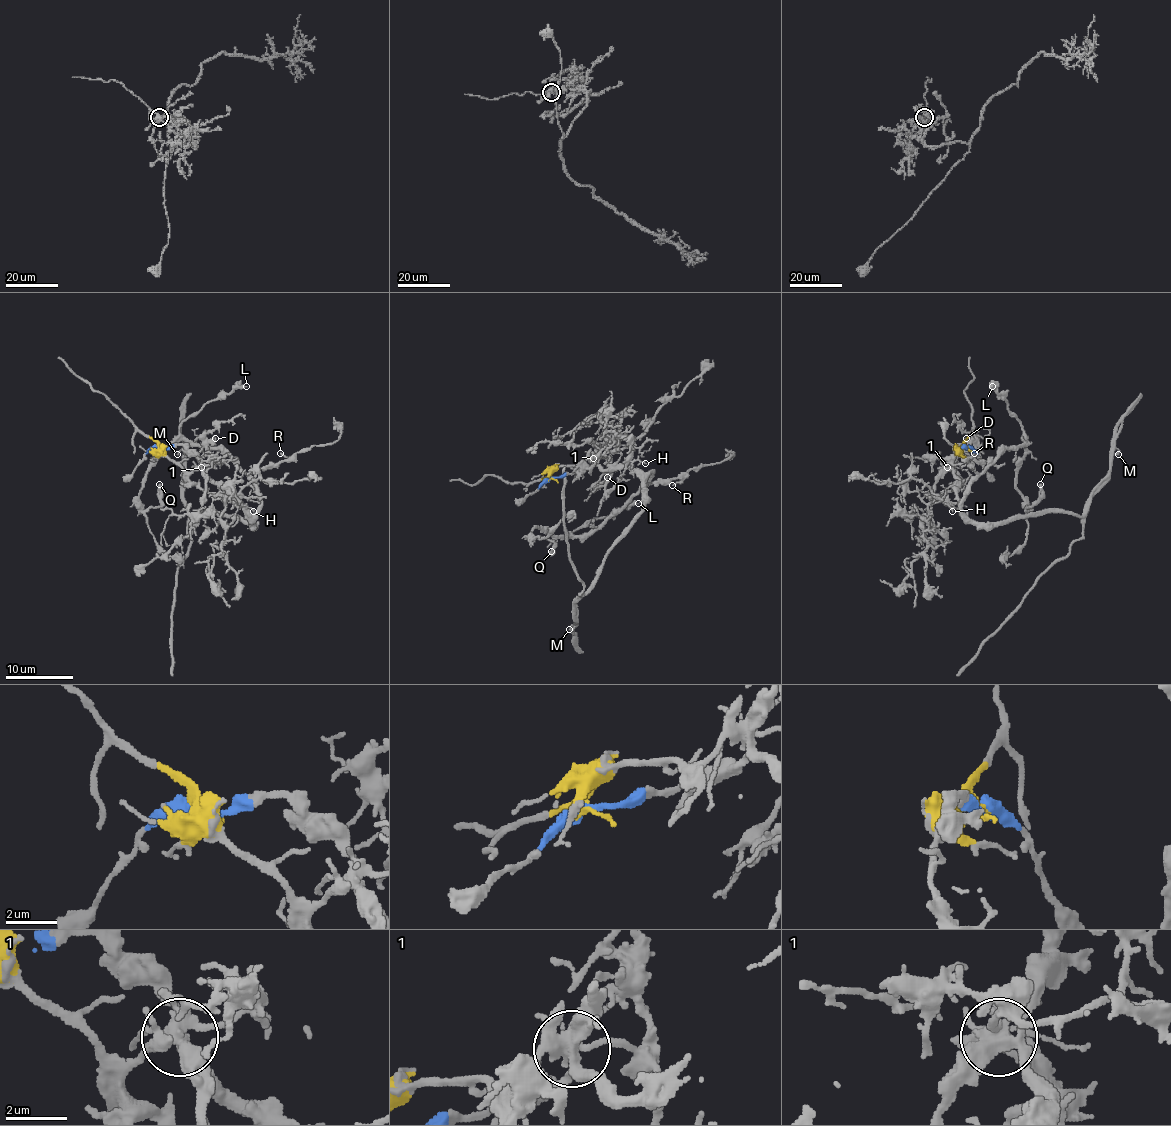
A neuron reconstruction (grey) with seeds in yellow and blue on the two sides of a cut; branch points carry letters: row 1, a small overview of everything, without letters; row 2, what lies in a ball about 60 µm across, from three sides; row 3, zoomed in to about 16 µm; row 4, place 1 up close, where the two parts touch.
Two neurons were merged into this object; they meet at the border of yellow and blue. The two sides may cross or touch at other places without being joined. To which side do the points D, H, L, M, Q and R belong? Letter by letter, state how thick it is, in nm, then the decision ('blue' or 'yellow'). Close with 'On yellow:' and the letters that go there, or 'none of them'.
D: 140 nm thick; yellow
H: 90 nm thick; yellow
L: 340 nm thick; blue
M: 160 nm thick; blue
Q: 340 nm thick; blue
R: 140 nm thick; blue
On yellow: D, H

